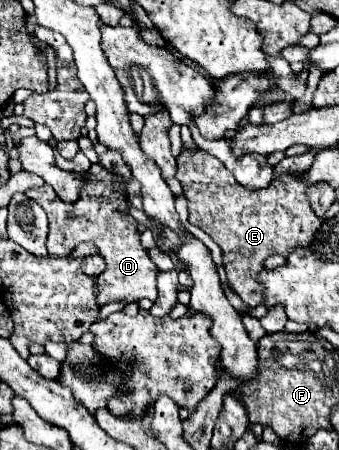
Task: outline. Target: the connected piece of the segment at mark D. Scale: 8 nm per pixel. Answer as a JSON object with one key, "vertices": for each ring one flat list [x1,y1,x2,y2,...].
{"vertices":[[48,184,38,188,38,200,36,200,48,214,50,220,50,232,46,240,46,248,50,256,68,256,80,242,90,240,96,244,98,252,106,260,106,270,98,278,98,304,108,302,138,302,142,298,156,300,156,276,158,268,150,260,148,252,140,244,140,232,138,222,130,216,130,202,128,194,120,192,114,200,106,200,102,204,102,198,98,202,80,202,76,204,64,204,53,188]]}

